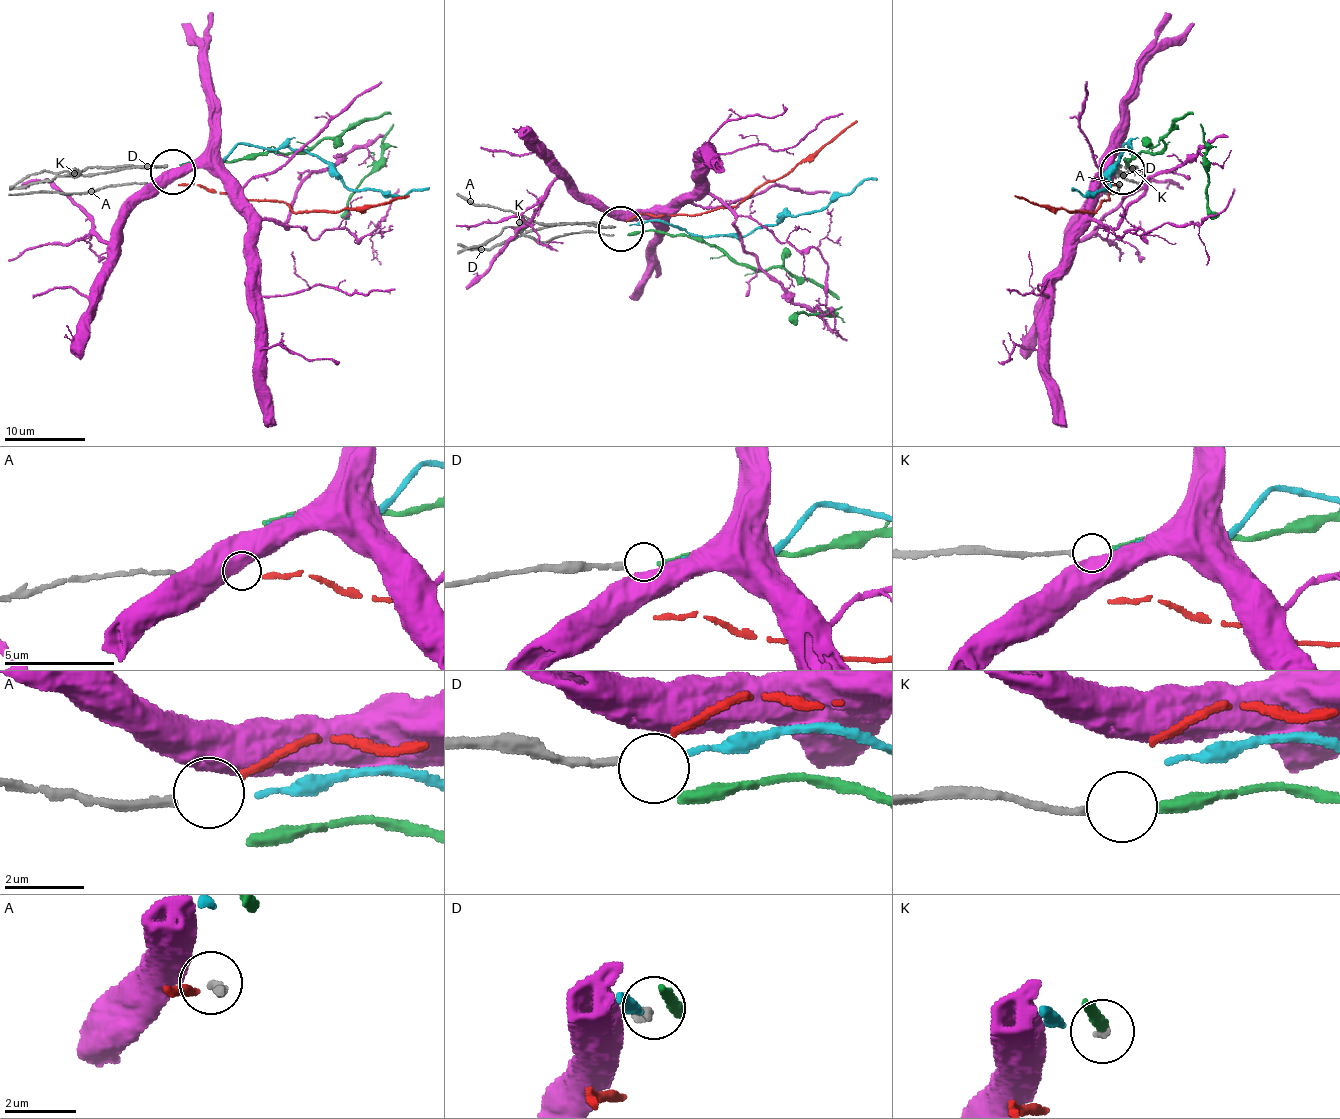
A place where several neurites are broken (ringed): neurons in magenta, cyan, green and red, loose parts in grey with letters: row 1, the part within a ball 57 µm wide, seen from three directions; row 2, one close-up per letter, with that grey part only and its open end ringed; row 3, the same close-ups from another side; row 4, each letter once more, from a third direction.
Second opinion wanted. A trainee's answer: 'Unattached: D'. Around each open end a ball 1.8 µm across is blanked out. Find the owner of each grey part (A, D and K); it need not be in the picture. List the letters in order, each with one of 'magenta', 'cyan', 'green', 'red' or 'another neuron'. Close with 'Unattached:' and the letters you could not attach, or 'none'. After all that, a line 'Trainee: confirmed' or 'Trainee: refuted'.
A: another neuron
D: cyan
K: green
Unattached: A
Trainee: refuted

